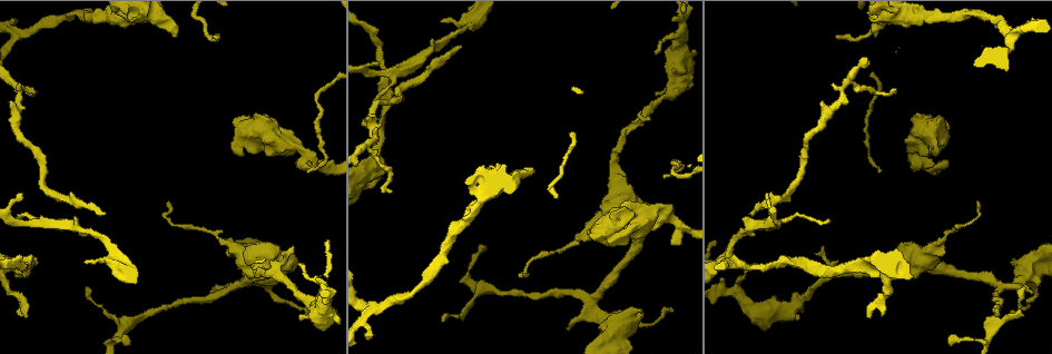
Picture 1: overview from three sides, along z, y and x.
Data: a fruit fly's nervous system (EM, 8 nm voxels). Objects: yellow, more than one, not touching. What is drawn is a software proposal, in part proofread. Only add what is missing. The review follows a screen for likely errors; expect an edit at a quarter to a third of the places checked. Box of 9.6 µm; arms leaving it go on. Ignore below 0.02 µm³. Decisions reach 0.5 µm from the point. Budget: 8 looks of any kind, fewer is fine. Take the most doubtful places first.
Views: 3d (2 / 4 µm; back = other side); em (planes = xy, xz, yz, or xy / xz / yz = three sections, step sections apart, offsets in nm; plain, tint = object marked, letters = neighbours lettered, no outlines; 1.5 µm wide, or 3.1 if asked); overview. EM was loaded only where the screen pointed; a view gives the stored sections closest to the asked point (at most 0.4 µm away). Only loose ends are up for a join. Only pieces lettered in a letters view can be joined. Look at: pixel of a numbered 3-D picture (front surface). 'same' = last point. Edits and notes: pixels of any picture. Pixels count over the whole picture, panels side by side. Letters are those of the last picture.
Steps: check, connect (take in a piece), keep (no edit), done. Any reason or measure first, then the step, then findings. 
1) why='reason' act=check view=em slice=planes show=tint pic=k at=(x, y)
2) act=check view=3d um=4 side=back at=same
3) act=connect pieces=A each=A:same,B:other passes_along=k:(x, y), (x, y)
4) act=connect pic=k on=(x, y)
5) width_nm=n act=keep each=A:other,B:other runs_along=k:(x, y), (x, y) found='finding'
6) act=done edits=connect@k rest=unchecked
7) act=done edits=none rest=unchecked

why='thin end' act=check view=3d um=4 pic=1 at=(460, 45)

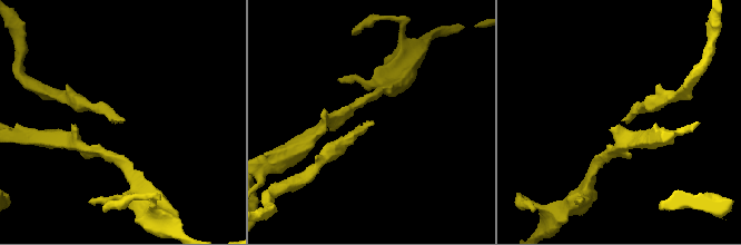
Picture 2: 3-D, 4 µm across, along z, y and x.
why='now the EM' act=check view=em slice=planes show=letters pic=2 at=(372, 121)

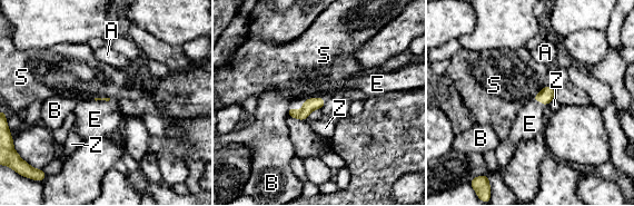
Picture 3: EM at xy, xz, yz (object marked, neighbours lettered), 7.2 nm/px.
longest_contact=E:280nm act=connect pieces=E each=A:other,B:other,E:same,S:other,Z:other passes_along=3:(311, 104), (305, 101), (295, 102) found='the neuron continues'

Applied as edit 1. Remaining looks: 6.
why='redraw' act=check view=overview

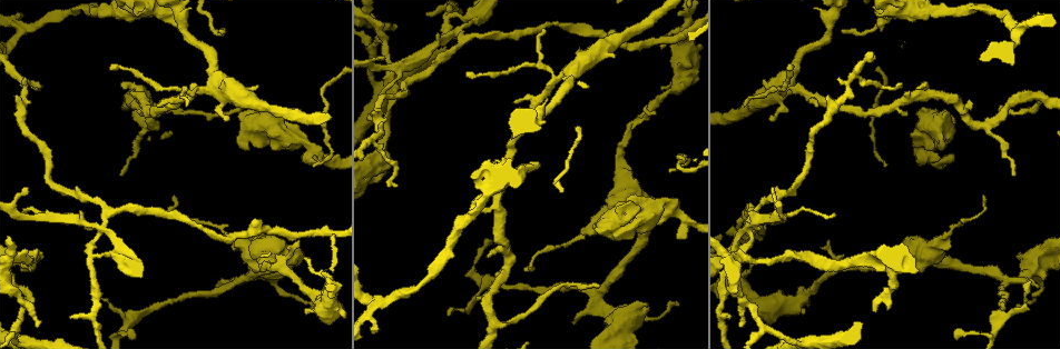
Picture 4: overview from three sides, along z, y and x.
why='branch stops here' act=check view=em slice=xz step=8 show=letters pic=4 at=(384, 173)

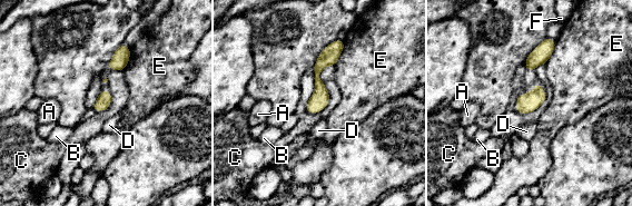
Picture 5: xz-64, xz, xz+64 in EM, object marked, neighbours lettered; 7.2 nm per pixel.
act=check view=em slice=xy step=4 show=letters at=same

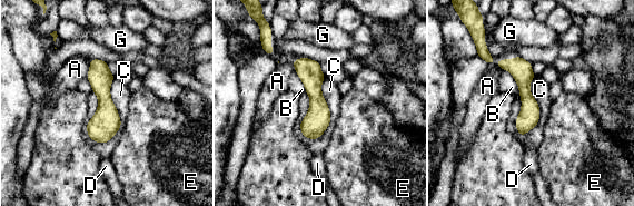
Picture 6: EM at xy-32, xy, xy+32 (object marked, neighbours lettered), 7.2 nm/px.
act=keep each=A:other,B:other,C:other,D:other,E:other,G:other runs_along=6:(487, 58), (523, 78), (523, 131) found='none of them fits'

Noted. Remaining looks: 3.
why='free end' act=check view=3d um=4 pic=4 at=(536, 169)

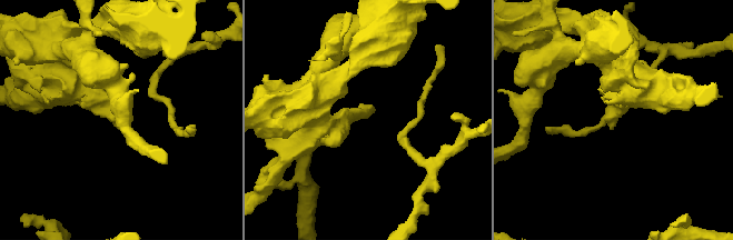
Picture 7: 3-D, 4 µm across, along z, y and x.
act=check view=em slice=planes show=letters pic=7 at=(611, 127)

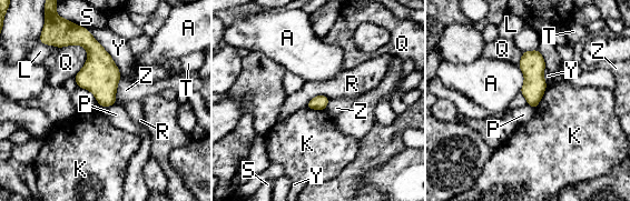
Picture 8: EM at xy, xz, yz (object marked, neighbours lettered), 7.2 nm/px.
act=keep each=A:other,K:other,L:other,P:other,Q:other,R:other,S:other,T:other,Y:other,Z:other border=8:(547, 86), (542, 98), (533, 108) found='no lettered piece goes on from it'

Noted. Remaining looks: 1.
act=done edits=connect@3 rest=unchecked

